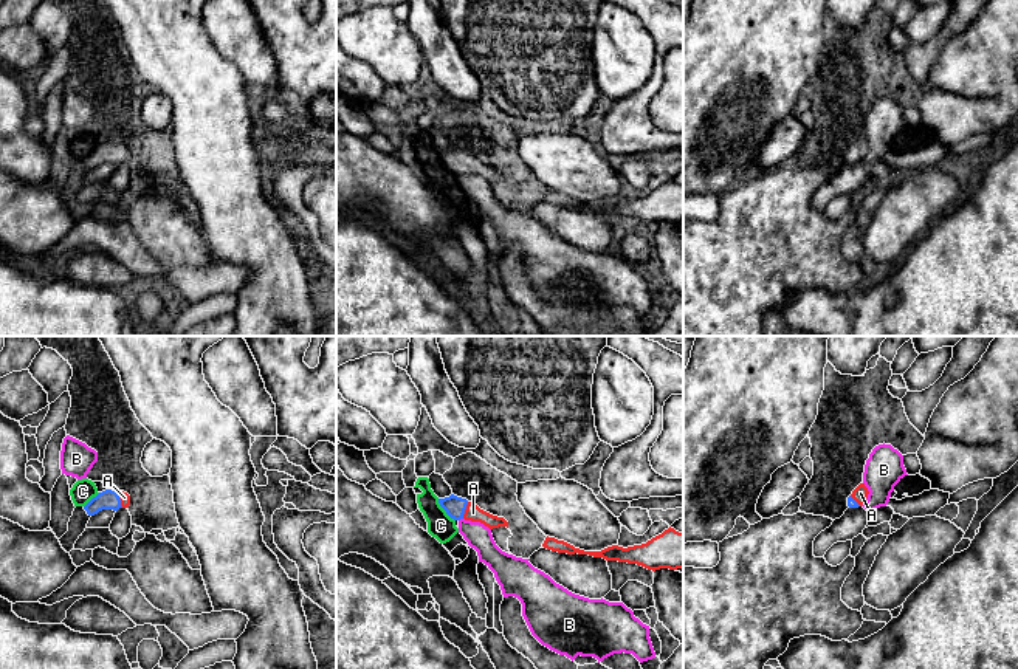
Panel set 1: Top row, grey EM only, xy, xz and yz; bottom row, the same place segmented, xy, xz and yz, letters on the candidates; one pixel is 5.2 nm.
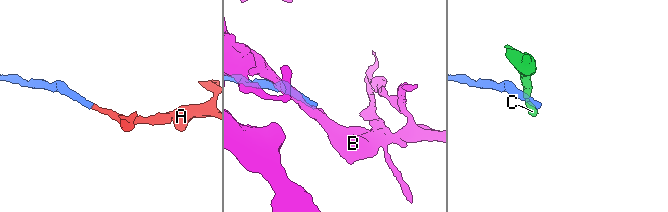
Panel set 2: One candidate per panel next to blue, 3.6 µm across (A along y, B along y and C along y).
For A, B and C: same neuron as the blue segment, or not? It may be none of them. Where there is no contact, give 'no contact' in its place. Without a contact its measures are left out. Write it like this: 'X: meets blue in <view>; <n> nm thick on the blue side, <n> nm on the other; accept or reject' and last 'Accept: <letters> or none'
A: meets blue in xz; 110 nm thick on the blue side, 90 nm on the other; accept
B: meets blue in xz; 110 nm thick on the blue side, 130 nm on the other; reject
C: meets blue in xz; 110 nm thick on the blue side, 140 nm on the other; reject
Accept: A

